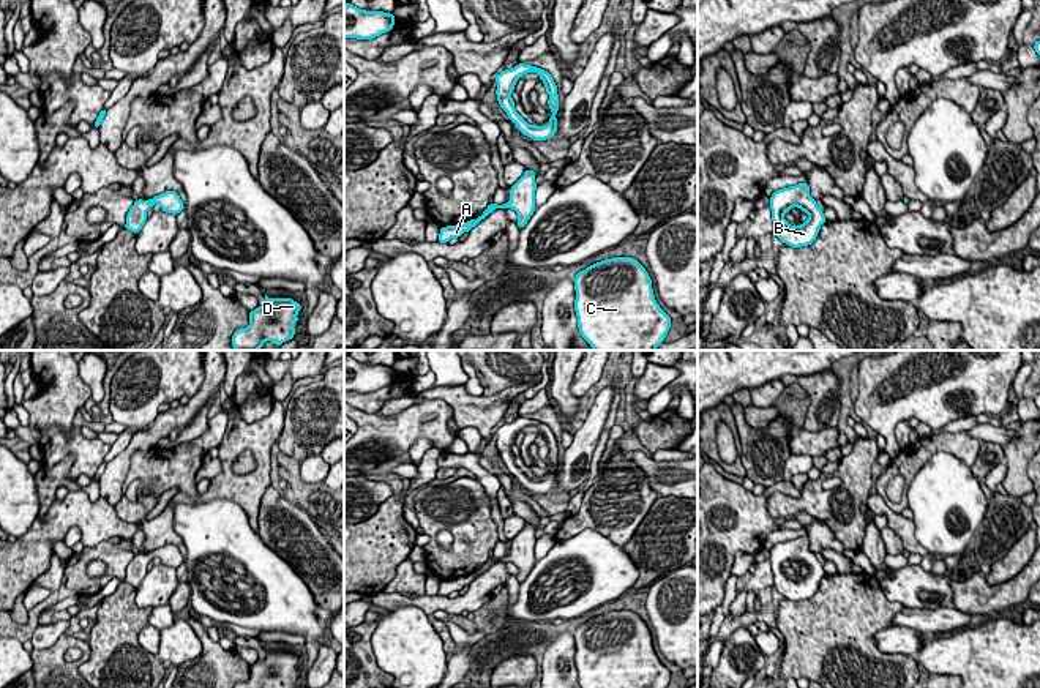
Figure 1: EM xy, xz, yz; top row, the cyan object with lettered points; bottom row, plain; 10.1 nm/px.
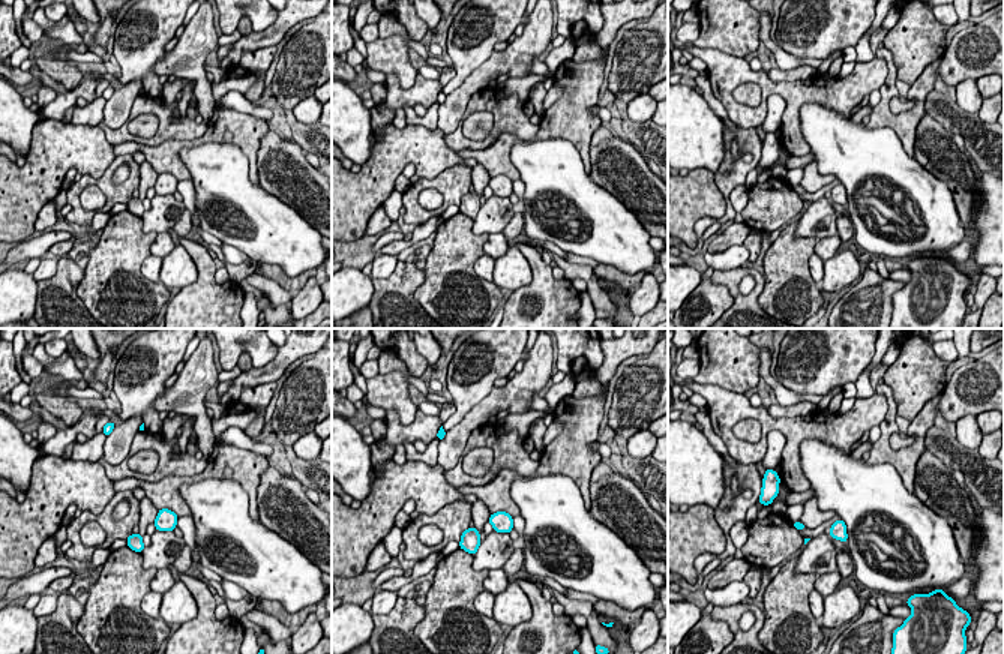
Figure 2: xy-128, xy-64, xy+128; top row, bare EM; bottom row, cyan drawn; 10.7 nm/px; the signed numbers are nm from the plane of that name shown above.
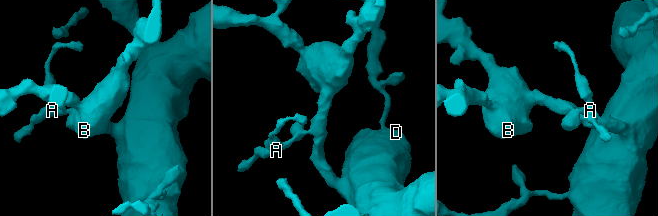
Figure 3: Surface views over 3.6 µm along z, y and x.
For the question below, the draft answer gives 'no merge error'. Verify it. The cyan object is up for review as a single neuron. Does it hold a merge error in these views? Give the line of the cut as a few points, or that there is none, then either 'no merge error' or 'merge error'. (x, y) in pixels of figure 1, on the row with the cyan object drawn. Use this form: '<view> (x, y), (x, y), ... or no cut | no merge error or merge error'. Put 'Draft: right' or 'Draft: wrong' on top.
Draft: right
no cut | no merge error

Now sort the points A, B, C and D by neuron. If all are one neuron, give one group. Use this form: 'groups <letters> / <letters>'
groups A B C D

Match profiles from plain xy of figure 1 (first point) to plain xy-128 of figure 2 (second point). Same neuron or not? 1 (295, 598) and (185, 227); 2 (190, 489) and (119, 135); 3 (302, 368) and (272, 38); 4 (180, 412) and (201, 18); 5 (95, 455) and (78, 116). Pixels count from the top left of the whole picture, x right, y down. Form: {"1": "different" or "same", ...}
{"1": "different", "2": "same", "3": "same", "4": "same", "5": "different"}

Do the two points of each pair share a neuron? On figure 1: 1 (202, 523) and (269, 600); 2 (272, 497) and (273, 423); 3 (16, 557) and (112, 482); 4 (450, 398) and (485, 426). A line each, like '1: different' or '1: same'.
1: same
2: different
3: different
4: same

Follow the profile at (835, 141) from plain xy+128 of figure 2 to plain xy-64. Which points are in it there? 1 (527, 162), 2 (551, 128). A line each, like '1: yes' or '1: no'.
1: yes
2: no

